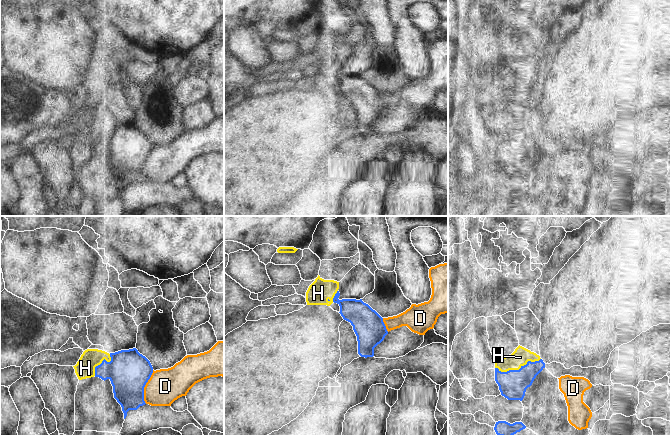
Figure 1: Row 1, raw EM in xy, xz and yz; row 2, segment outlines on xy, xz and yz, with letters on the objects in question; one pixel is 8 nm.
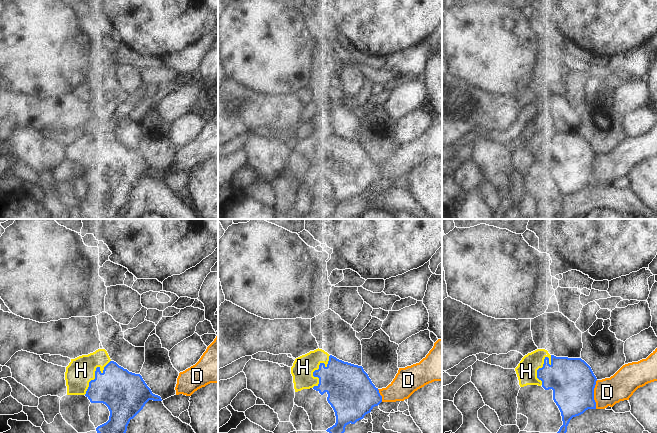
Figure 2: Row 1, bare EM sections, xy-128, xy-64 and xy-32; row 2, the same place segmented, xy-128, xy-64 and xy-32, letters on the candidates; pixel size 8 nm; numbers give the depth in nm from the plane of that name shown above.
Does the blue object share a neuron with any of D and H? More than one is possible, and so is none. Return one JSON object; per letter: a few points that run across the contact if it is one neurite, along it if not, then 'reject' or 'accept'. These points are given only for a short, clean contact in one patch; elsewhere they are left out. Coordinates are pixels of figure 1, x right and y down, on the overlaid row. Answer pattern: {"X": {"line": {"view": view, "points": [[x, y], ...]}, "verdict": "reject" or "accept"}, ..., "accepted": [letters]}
{"D": {"verdict": "reject"}, "H": {"line": {"view": "yz", "points": [[512, 384], [513, 375], [517, 370], [520, 357]]}, "verdict": "accept"}, "accepted": ["H"]}

